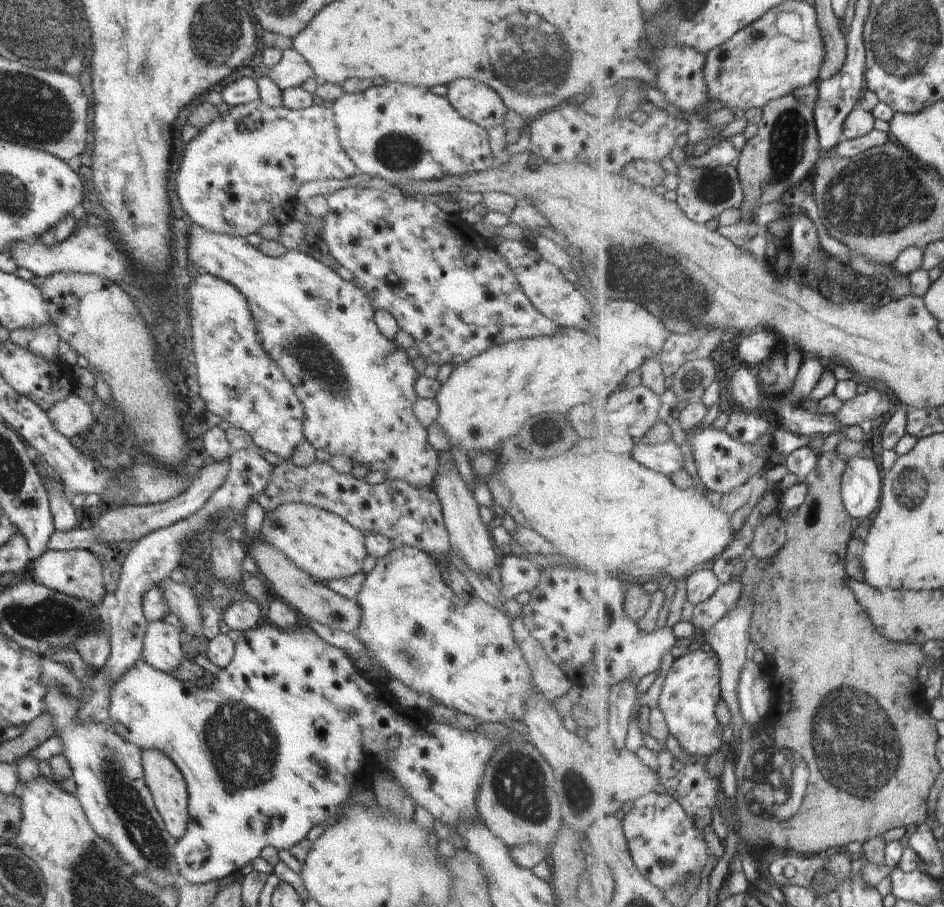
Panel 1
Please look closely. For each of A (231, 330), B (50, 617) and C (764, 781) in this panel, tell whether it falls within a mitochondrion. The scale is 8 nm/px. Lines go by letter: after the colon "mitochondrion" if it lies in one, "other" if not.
A: other
B: mitochondrion
C: mitochondrion

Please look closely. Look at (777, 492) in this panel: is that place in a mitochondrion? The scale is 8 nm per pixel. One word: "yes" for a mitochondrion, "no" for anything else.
no

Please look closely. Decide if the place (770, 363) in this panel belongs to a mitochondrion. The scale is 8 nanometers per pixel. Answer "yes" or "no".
no

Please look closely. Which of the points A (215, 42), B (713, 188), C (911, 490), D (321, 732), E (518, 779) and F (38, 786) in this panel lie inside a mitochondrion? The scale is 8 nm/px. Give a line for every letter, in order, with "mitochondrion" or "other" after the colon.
A: mitochondrion
B: mitochondrion
C: mitochondrion
D: other
E: mitochondrion
F: other

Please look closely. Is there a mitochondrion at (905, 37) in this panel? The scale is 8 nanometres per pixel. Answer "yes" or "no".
yes

